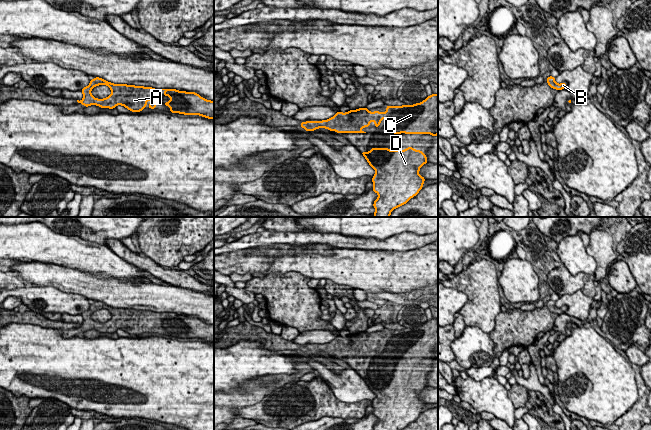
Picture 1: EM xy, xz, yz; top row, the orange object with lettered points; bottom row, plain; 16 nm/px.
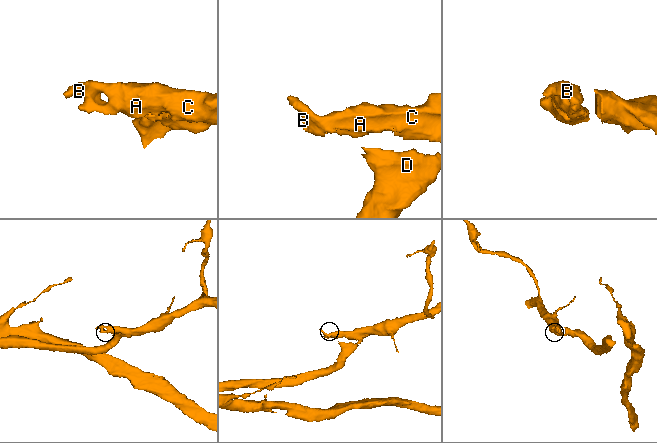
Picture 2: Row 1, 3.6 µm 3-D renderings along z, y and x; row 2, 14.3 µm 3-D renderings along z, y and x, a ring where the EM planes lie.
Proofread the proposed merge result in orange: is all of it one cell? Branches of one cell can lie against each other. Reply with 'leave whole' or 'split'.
leave whole

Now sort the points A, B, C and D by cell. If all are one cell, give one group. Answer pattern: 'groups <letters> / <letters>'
groups A B C D

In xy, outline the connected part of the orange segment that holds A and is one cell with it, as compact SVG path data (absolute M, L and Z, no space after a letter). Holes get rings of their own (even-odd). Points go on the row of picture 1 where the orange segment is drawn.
M99 77L90 80L89 85L84 87L81 92L84 97L81 101L77 100L77 102L85 107L96 105L101 108L113 109L117 105L122 105L131 112L140 113L147 104L149 109L156 109L156 101L164 95L170 97L170 101L164 102L164 106L169 106L171 113L199 115L208 119L214 119L214 101L207 100L196 92L113 84ZM99 85L107 85L111 89L111 95L104 99L93 97L91 90Z

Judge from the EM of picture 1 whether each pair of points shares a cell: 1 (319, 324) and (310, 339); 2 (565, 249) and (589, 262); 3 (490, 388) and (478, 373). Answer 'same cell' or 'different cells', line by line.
1: different cells
2: same cell
3: different cells

